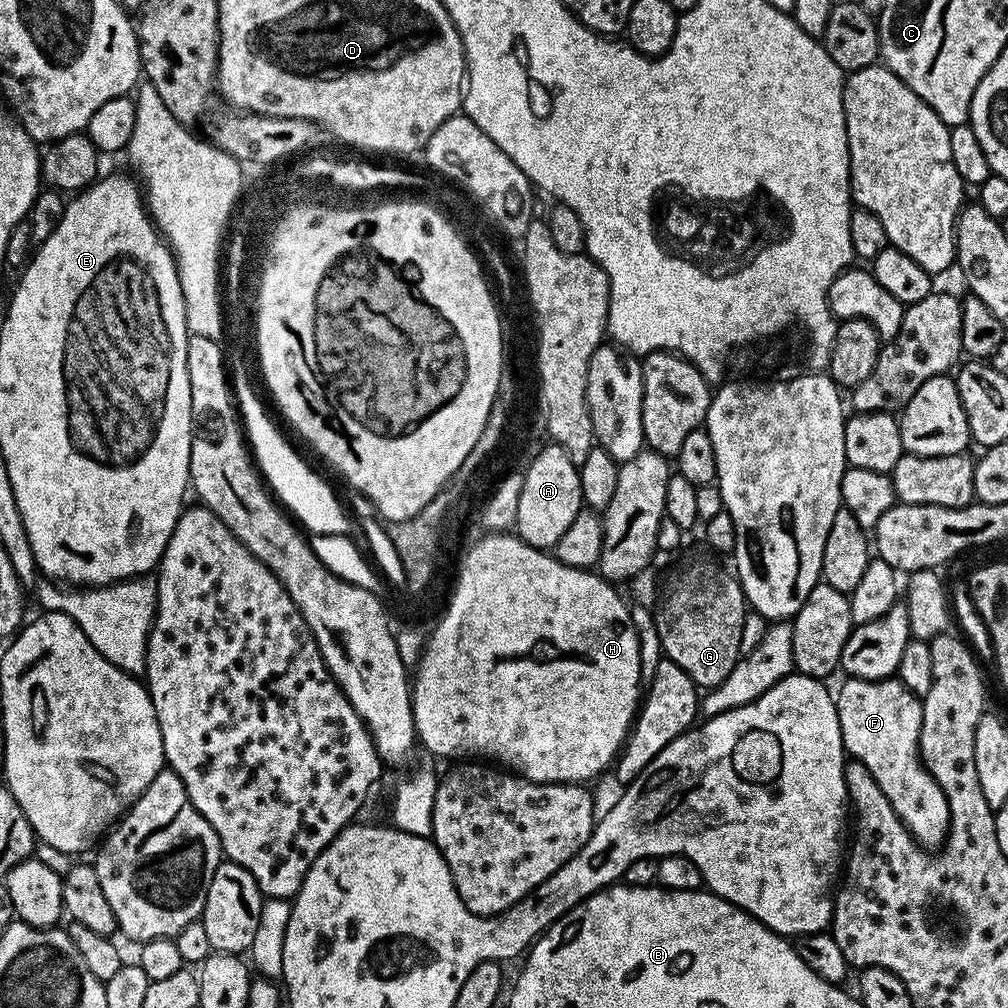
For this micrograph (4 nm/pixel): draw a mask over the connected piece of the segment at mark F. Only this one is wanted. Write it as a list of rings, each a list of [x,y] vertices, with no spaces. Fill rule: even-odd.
[[[899,679],[843,681],[840,693],[835,693],[836,713],[842,730],[844,751],[855,763],[866,766],[866,770],[878,782],[882,794],[898,814],[898,818],[908,827],[908,833],[921,848],[936,850],[948,838],[948,799],[923,764],[920,763],[920,727],[924,721],[924,705],[921,697],[915,696]]]

